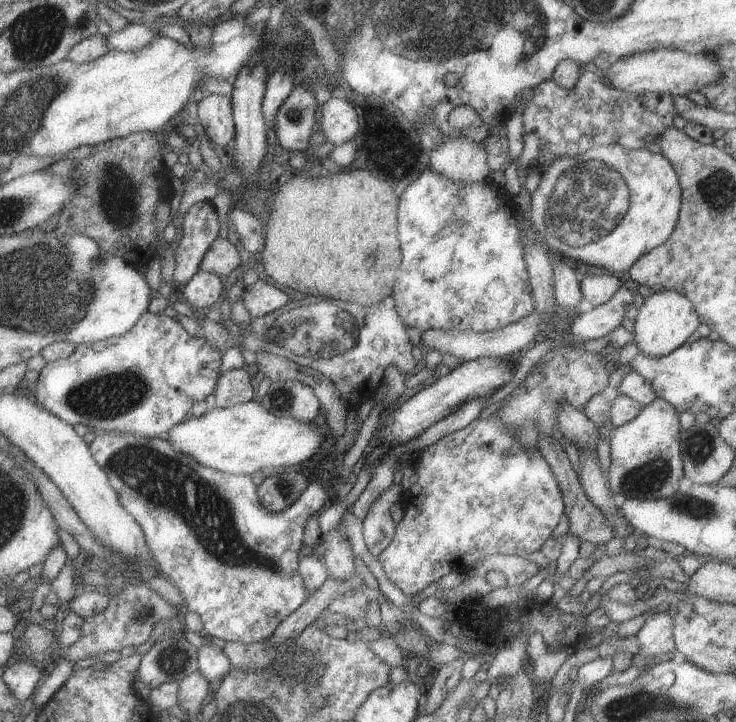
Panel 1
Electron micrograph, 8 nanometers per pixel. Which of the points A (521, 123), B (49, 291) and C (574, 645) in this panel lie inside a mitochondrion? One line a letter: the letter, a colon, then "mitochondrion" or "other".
A: other
B: mitochondrion
C: other

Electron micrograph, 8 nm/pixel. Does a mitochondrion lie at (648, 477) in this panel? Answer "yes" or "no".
yes

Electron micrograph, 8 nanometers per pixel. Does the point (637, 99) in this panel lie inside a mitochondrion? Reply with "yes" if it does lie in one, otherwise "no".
no

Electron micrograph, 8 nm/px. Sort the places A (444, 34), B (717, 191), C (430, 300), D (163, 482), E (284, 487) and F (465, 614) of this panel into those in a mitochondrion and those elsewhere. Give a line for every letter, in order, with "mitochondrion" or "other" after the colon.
A: mitochondrion
B: mitochondrion
C: other
D: mitochondrion
E: mitochondrion
F: other

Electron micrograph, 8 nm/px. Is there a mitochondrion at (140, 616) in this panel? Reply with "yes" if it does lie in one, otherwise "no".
yes

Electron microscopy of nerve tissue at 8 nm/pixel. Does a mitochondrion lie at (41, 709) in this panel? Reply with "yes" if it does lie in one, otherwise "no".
no

